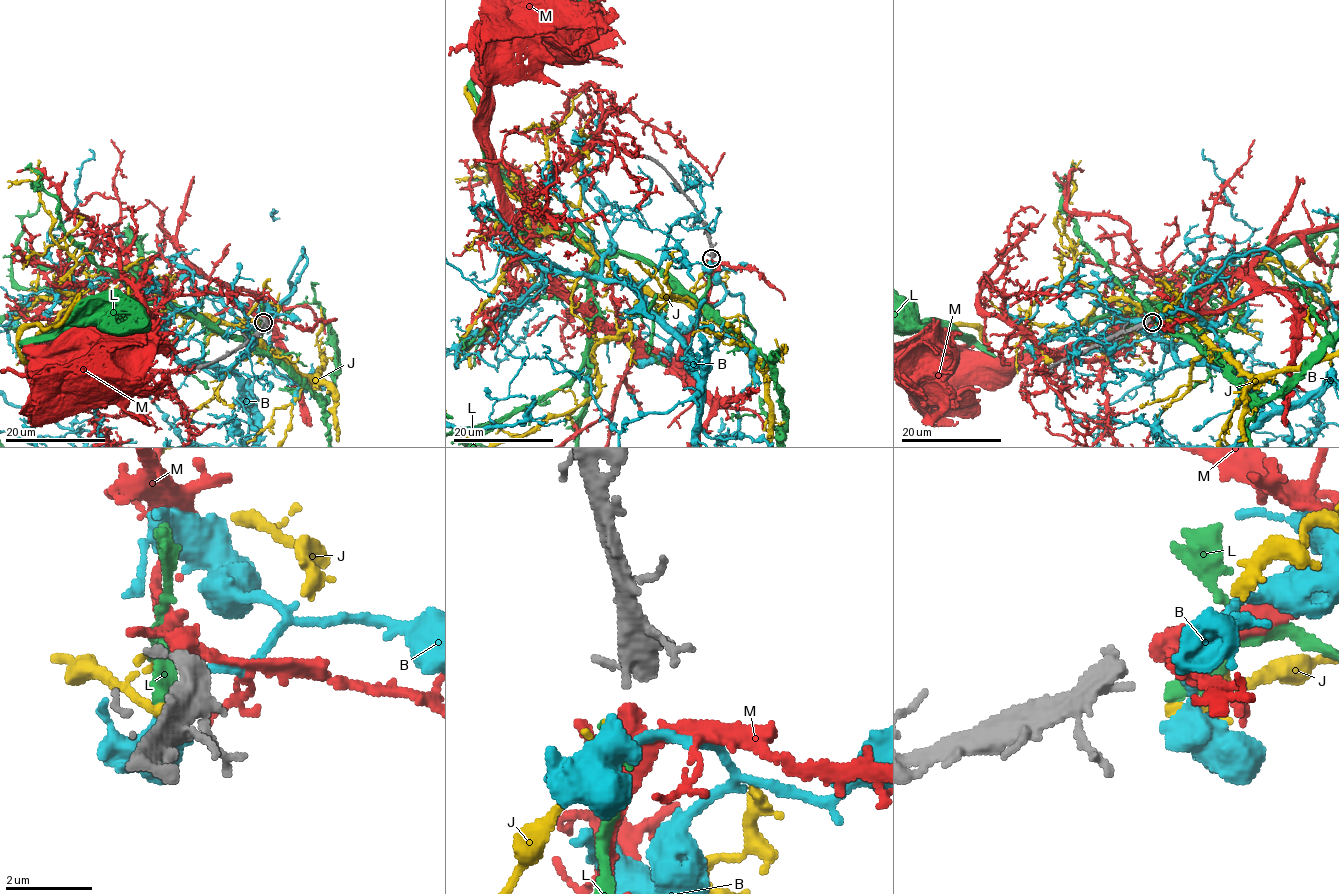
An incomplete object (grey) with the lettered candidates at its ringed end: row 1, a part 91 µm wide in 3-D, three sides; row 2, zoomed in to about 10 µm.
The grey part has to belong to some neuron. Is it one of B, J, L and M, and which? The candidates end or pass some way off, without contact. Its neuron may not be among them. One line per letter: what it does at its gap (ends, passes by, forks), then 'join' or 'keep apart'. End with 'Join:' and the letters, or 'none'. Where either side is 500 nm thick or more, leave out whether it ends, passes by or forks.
B: it forks; keep apart
J: it passes by; keep apart
L: it ends; keep apart
M: it passes by; keep apart
Join: none

